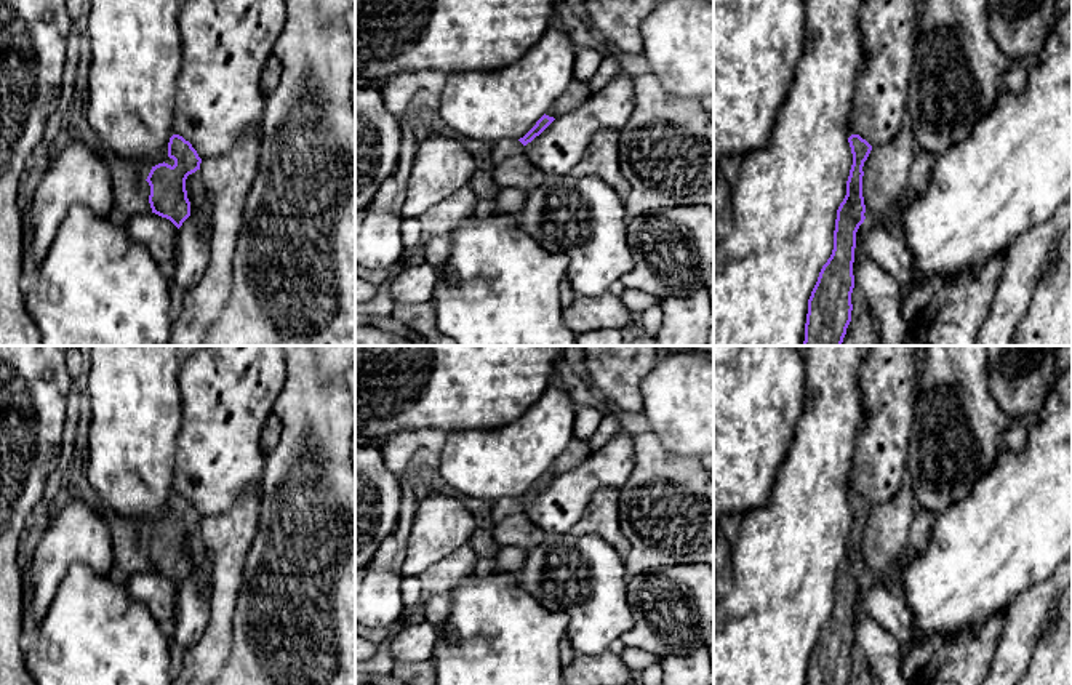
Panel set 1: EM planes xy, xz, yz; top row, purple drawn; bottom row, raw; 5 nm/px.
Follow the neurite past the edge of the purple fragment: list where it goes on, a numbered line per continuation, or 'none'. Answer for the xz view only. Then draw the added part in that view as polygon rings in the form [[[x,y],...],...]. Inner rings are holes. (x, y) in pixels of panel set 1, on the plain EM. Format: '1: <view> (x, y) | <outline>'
1: xz (576, 452) | [[[573,439],[560,456],[547,467],[546,474],[558,477],[563,472],[582,464],[592,450],[587,440]]]

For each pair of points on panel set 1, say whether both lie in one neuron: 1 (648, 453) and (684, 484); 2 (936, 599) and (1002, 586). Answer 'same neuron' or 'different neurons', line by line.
1: same neuron
2: same neuron

